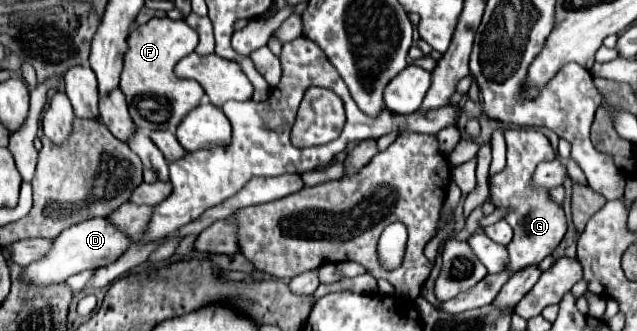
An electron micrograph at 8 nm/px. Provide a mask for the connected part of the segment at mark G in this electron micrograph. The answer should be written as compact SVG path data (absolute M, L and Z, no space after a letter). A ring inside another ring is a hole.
M506 130L506 168L490 178L490 198L496 206L508 206L510 212L506 222L514 230L512 242L506 246L508 264L506 270L510 274L520 272L532 264L542 262L552 250L560 244L566 234L566 216L564 210L548 198L548 192L530 192L530 176L536 166L544 160L554 160L556 154L548 142L548 138L538 130Z

